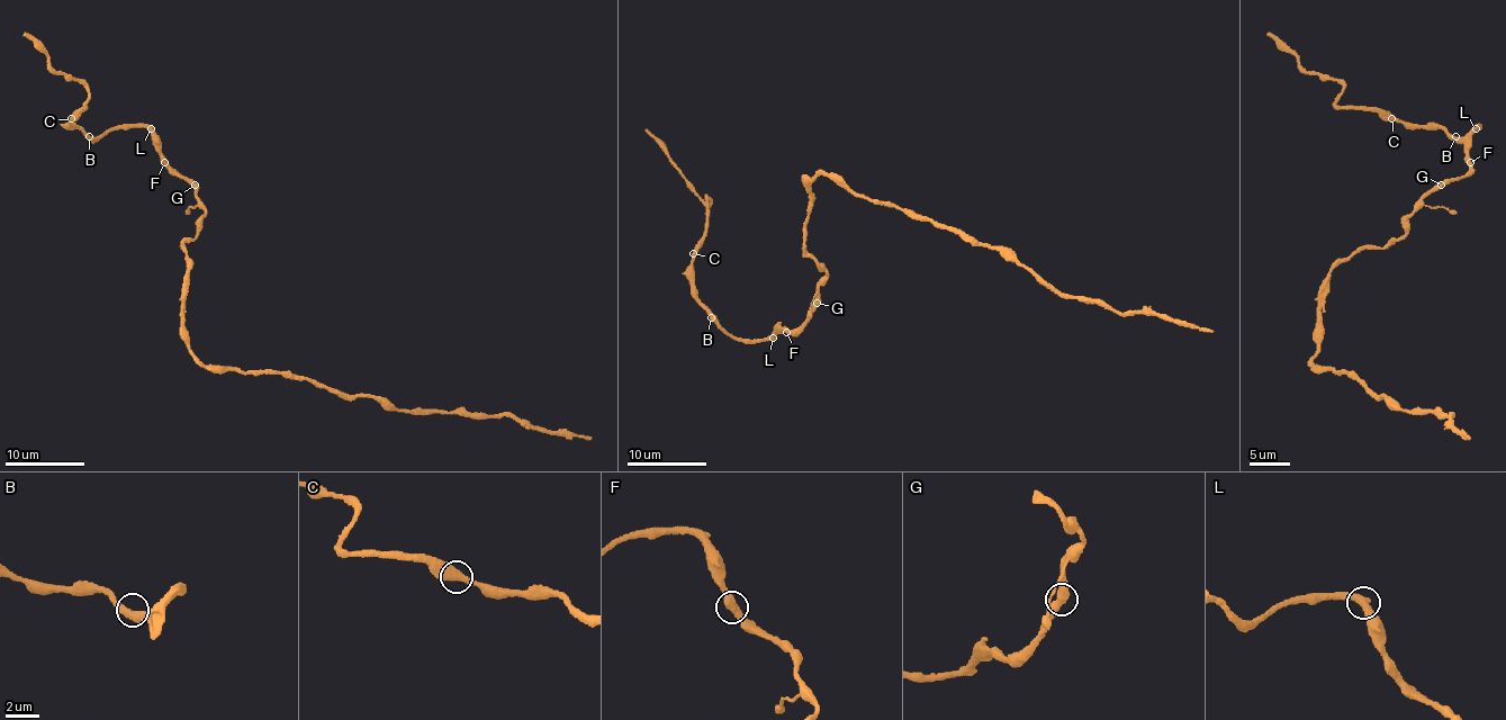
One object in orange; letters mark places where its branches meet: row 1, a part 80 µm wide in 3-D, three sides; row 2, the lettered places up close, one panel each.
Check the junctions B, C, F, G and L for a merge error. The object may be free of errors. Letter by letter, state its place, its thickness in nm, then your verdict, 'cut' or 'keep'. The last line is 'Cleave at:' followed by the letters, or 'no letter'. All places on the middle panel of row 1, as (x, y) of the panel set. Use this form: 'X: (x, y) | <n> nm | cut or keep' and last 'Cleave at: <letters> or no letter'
B: (711, 317) | 480 nm | keep
C: (693, 253) | 440 nm | keep
F: (786, 332) | 460 nm | keep
G: (817, 303) | 480 nm | keep
L: (773, 338) | 440 nm | keep
Cleave at: no letter

